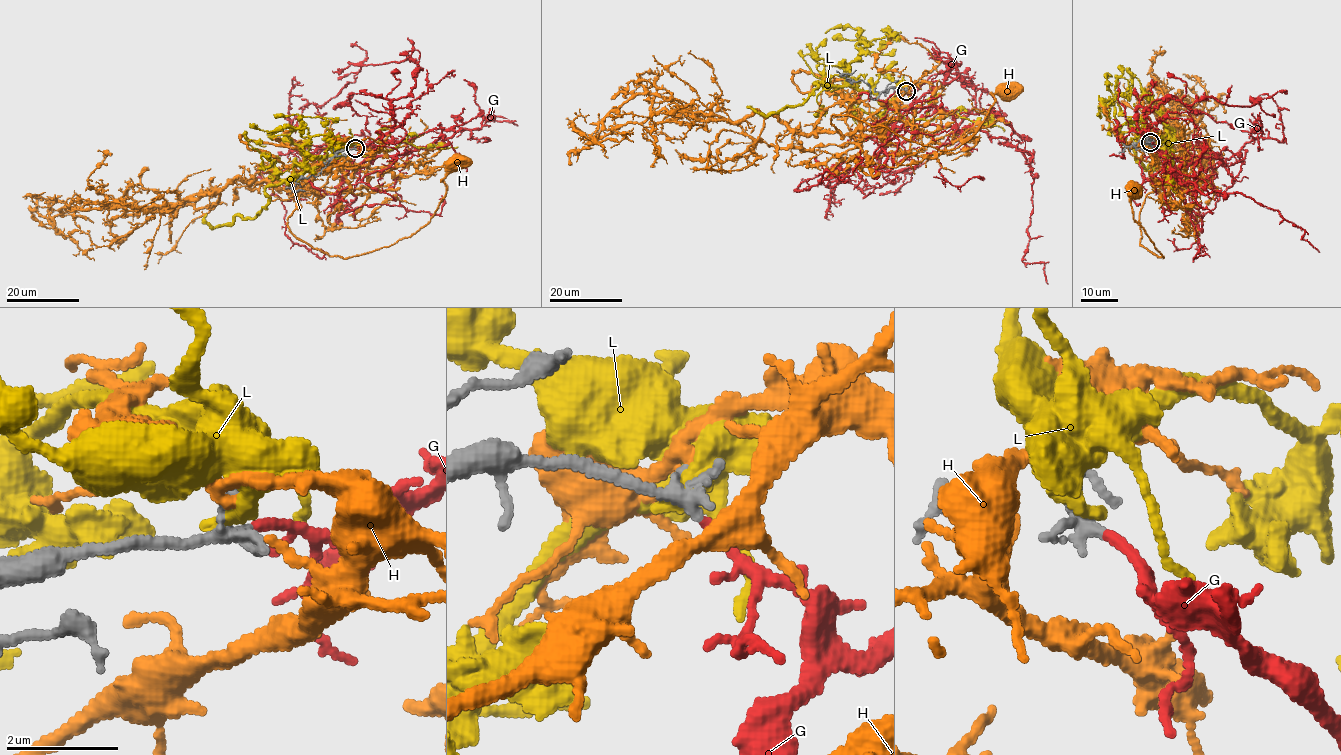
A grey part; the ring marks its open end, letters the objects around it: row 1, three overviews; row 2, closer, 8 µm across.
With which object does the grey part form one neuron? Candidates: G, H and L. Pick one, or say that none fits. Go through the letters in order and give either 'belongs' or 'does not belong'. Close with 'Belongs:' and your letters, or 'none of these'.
G: belongs
H: does not belong
L: does not belong
Belongs: G

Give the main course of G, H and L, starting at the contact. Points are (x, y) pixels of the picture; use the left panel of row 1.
G: (356, 148), (388, 142), (328, 146), (296, 165), (258, 170), (282, 201), (285, 233), (321, 251)
H: (354, 146), (288, 218), (330, 256), (410, 237), (455, 161)
L: (354, 147), (346, 139), (332, 161), (269, 184), (267, 206), (253, 218), (211, 225), (207, 214)

